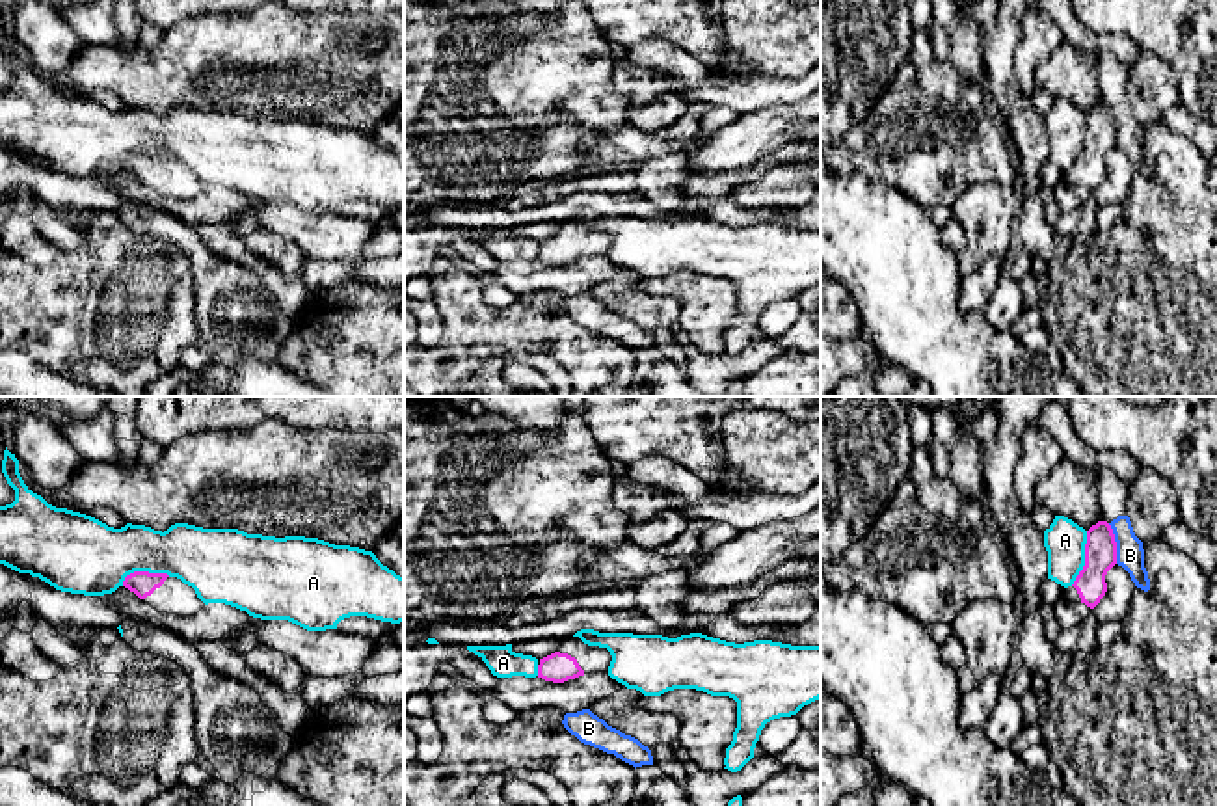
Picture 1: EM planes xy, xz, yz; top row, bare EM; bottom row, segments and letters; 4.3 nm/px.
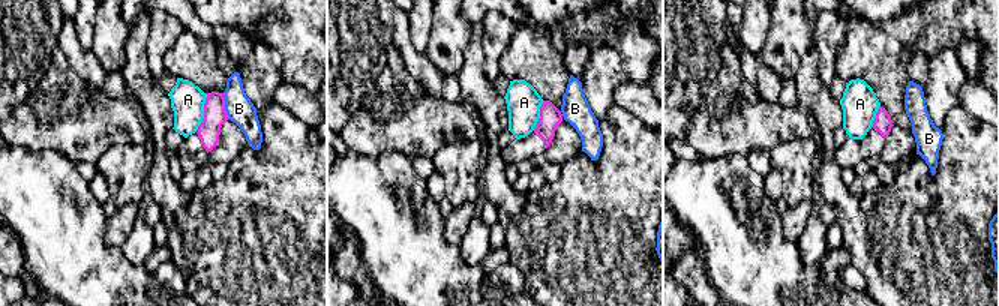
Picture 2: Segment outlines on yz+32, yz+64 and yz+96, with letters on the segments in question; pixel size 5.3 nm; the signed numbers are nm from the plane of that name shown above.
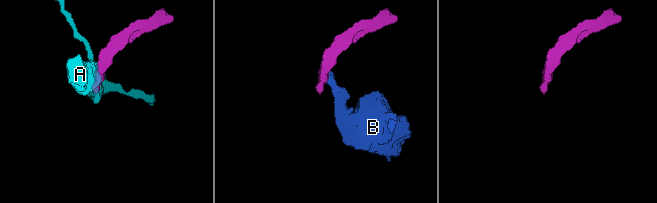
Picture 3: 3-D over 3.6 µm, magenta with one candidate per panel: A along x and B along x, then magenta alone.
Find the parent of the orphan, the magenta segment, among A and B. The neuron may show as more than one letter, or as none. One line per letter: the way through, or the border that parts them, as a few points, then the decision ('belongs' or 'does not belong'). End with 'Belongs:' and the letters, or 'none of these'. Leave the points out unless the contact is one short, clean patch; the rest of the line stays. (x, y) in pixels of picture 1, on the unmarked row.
A: does not belong
B: border yz (1108, 107), (1115, 125), (1117, 146); does not belong
Belongs: none of these

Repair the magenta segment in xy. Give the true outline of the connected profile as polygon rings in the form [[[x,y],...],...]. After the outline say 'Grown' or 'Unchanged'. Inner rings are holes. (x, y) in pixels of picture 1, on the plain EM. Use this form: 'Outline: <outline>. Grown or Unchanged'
Outline: [[[134,154],[123,169],[158,195],[194,199],[205,190],[192,169],[167,156]]]. Grown

